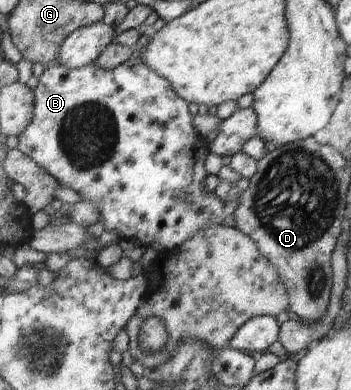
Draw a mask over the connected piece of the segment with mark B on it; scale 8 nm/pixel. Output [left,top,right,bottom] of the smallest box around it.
[17,54,237,251]

